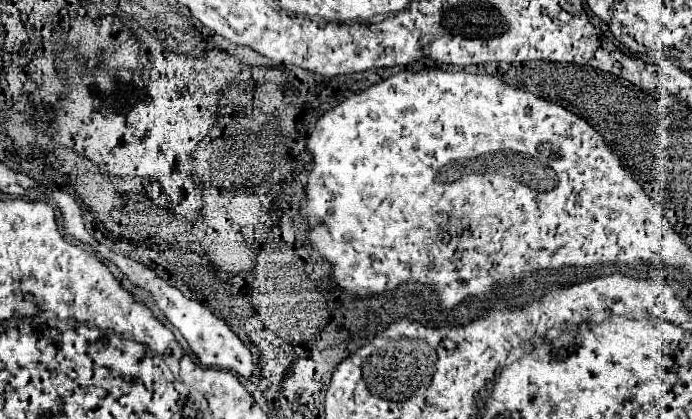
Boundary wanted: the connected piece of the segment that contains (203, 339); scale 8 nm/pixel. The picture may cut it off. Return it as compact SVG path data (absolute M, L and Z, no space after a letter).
M113 255L111 261L121 269L121 273L125 273L135 285L147 289L155 303L159 305L159 309L165 313L165 317L181 331L181 335L185 337L185 341L189 343L189 347L193 349L193 353L197 355L199 363L205 367L219 367L219 369L227 369L233 371L239 377L249 377L253 373L253 361L251 361L251 351L245 347L245 343L229 329L229 325L219 319L213 311L209 311L205 305L187 299L175 285L171 285L169 281L161 279L153 269L149 269L143 263L137 263L129 257L123 255Z

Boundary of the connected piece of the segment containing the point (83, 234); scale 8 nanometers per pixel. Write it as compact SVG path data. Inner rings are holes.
M63 191L49 193L49 197L51 197L51 201L53 201L55 205L61 207L67 233L73 235L75 239L79 239L79 241L83 241L83 243L89 243L91 247L97 249L99 245L97 245L97 241L93 239L93 235L85 229L85 223L83 223L83 217L81 217L81 207L79 207L79 203L75 201L75 197L71 197L71 195L63 193Z

